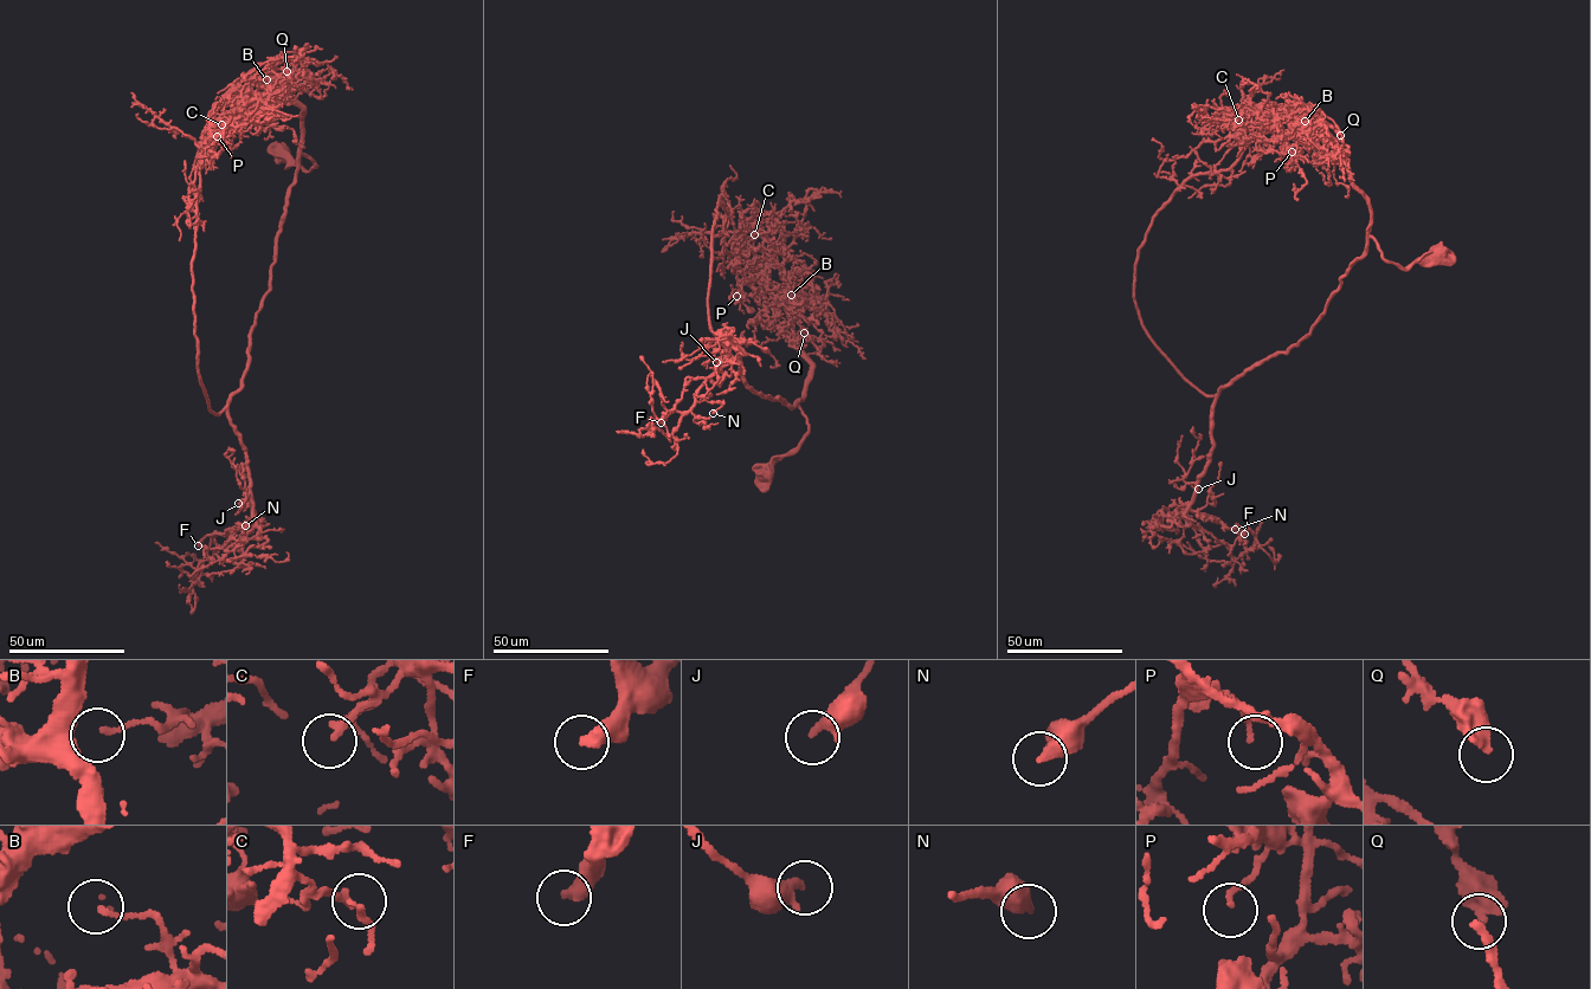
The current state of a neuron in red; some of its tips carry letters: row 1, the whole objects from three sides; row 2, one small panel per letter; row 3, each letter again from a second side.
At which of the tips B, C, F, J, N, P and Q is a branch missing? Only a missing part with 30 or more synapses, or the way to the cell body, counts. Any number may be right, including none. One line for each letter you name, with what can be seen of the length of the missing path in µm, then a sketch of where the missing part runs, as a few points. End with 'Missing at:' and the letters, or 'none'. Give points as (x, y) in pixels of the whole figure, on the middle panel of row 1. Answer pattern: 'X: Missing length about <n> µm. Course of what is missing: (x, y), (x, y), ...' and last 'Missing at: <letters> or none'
F: Missing length about 70 µm. Course of what is missing: (661, 422), (651, 413), (629, 408), (623, 402), (609, 373), (606, 356), (581, 336)
Missing at: F

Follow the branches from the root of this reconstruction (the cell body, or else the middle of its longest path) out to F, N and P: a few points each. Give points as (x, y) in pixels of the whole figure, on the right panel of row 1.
F: (1437, 259), (1403, 270), (1369, 237), (1366, 252), (1311, 334), (1219, 389), (1210, 460), (1189, 506), (1244, 534)
N: (1437, 259), (1403, 270), (1369, 237), (1366, 252), (1311, 334), (1219, 389), (1210, 460), (1189, 506), (1235, 529)
P: (1437, 259), (1403, 270), (1386, 260), (1369, 233), (1369, 199), (1339, 150), (1289, 130), (1281, 139), (1292, 152)

